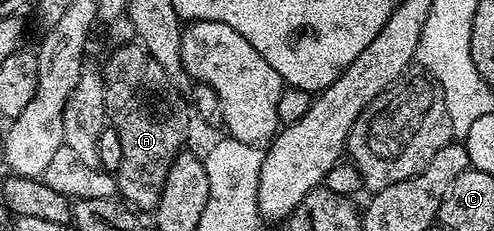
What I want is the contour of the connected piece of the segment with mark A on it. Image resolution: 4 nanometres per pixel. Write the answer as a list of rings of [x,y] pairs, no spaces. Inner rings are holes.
[[[131,42],[118,48],[102,66],[106,113],[122,141],[122,165],[114,173],[119,198],[141,212],[151,212],[174,157],[185,146],[190,107],[182,92],[170,85],[162,65],[139,42]]]

